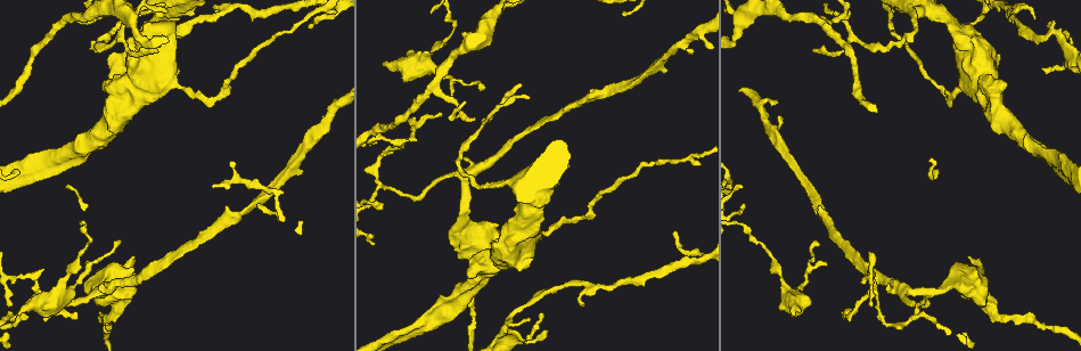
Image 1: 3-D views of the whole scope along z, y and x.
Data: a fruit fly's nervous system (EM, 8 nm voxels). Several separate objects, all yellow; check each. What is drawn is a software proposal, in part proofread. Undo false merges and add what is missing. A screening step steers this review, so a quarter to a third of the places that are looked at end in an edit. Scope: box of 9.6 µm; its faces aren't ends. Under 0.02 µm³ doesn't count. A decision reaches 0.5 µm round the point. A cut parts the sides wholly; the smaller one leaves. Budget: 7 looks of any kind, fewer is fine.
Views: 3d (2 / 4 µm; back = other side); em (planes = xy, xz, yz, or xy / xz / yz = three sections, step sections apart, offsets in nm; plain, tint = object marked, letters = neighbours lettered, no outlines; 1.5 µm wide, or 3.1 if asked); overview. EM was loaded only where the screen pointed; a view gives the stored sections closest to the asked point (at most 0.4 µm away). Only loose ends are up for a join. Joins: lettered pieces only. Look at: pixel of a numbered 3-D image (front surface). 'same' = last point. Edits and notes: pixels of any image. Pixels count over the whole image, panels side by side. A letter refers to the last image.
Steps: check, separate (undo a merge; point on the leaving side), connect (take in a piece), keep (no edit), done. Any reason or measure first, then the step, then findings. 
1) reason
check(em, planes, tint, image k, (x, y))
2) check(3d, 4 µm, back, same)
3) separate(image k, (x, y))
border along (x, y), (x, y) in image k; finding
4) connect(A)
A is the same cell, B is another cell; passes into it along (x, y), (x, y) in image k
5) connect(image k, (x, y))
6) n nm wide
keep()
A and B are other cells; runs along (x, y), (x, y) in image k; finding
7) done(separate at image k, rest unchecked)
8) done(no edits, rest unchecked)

tapers out
check(3d, 2 µm, image 1, (676, 230))

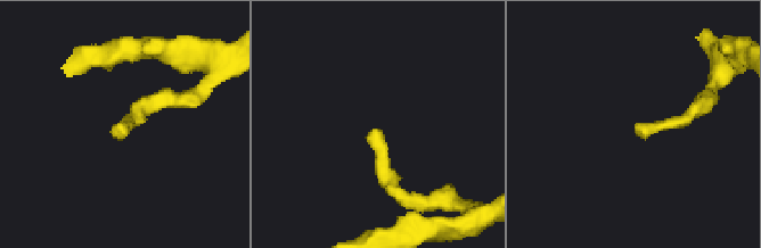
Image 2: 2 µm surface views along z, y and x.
check(em, xy, step 8, letters, image 2, (375, 131))

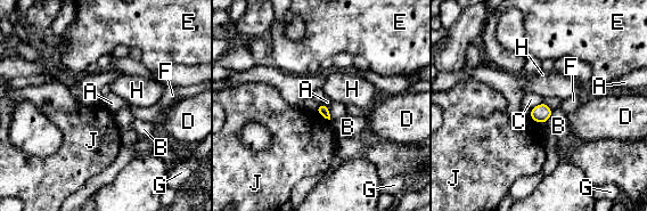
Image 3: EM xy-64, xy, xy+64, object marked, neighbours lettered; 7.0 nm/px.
keep()
A, B, C, D, E, F, G, H and J are other cells; border along (316, 110), (329, 120) in image 3; none of them fits

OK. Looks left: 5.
free end
check(3d, 4 µm, image 1, (115, 247))

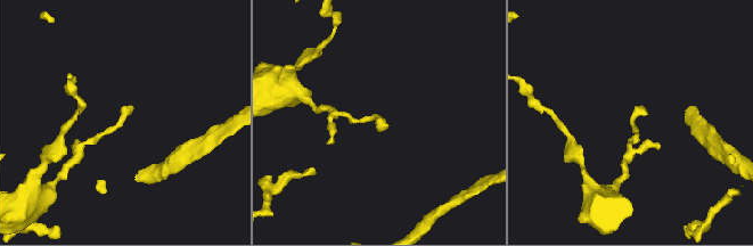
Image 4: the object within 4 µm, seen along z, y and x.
check(em, planes, tint, image 4, (645, 113))

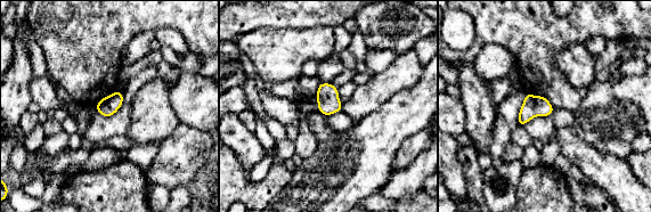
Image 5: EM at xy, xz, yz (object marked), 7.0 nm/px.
see the neighbours
check(em, planes, letters, same)

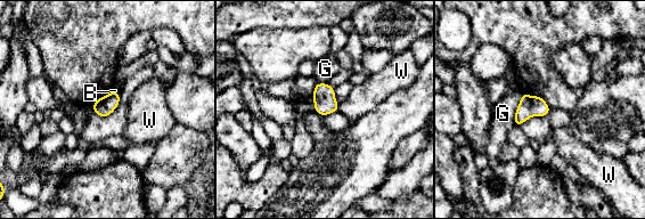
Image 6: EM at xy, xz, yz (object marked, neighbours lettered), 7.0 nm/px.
keep()
B, G and W are other cells; border along (340, 103), (336, 111) in image 6; no lettered piece goes on from it

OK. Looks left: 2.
narrows sharply
check(em, planes, tint, image 1, (474, 320))

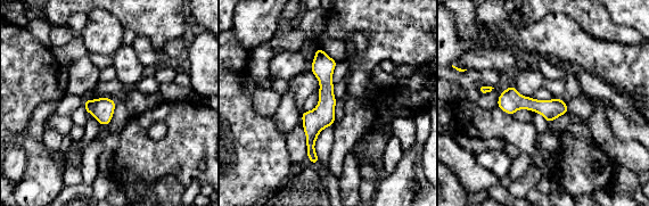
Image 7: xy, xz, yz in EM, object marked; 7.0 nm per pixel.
see the neighbours
check(em, planes, letters, same)

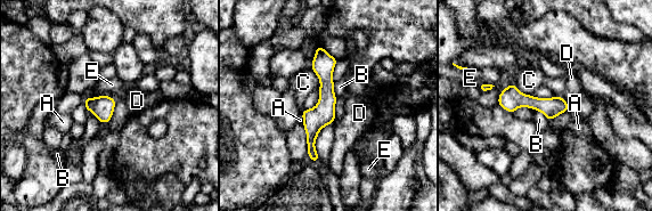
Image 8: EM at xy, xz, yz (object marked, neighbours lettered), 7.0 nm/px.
E touches over 190 nm
keep()
A, B, C, D and E are other cells; border along (534, 108), (538, 110), (548, 120) in image 8; one neuron here

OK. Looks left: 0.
done(no edits, rest unchecked)

